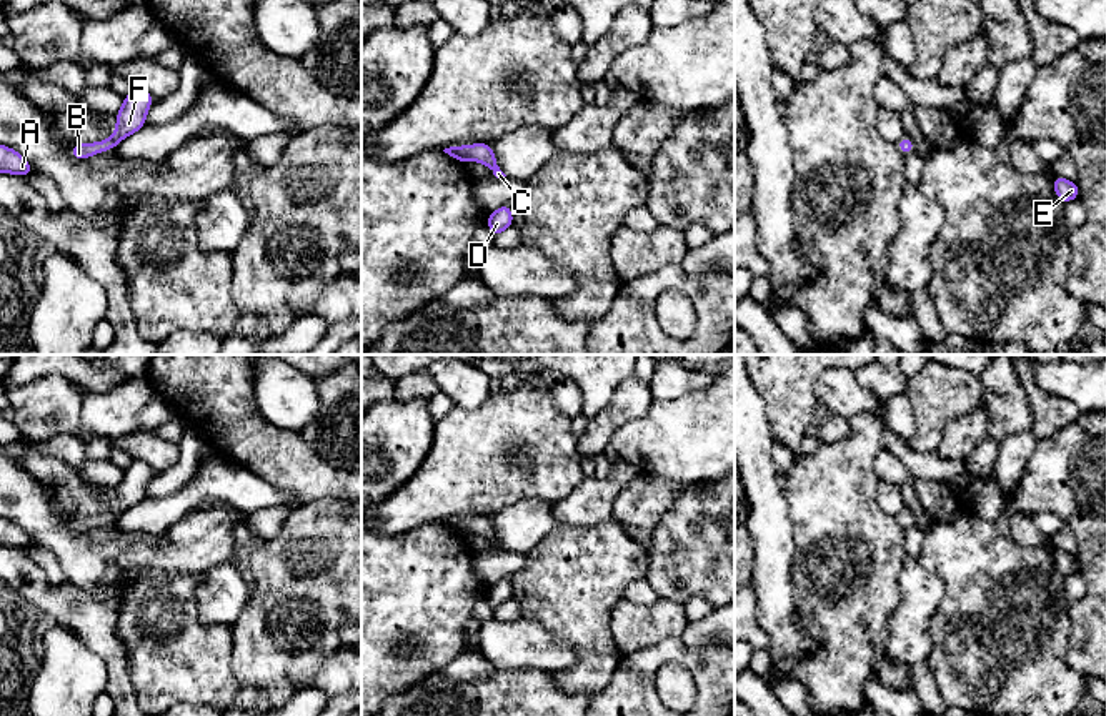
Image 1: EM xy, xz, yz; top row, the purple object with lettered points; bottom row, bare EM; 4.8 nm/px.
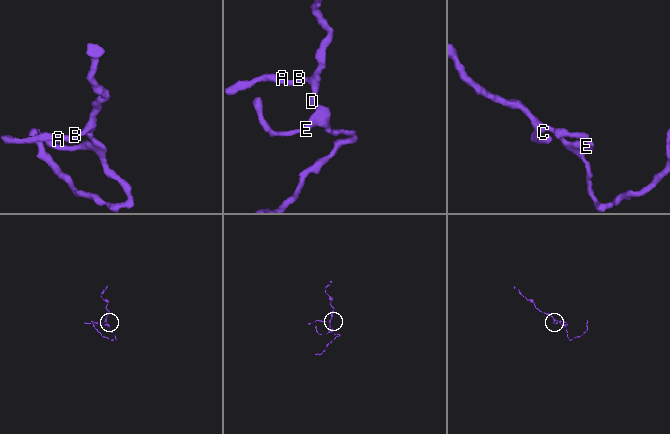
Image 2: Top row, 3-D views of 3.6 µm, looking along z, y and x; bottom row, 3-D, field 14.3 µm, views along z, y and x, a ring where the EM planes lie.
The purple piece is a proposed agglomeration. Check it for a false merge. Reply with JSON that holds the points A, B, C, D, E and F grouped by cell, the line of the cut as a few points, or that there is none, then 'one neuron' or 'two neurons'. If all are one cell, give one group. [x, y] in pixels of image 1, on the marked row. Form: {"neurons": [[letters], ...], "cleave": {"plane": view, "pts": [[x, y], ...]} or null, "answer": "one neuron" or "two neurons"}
{"neurons": [["A", "B", "C", "D", "E", "F"]], "cleave": null, "answer": "one neuron"}

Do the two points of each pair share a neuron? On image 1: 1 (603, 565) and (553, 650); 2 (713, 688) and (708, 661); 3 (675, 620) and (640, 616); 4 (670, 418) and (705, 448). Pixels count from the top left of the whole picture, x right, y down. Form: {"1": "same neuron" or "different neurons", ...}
{"1": "different neurons", "2": "same neuron", "3": "same neuron", "4": "same neuron"}

